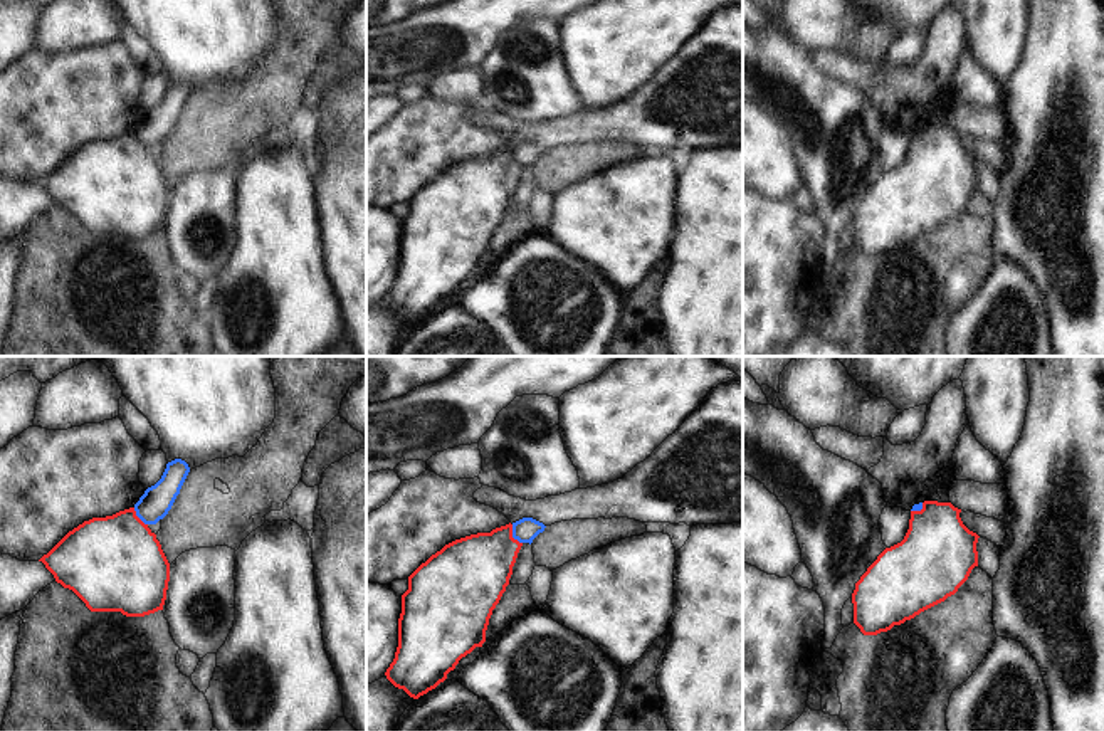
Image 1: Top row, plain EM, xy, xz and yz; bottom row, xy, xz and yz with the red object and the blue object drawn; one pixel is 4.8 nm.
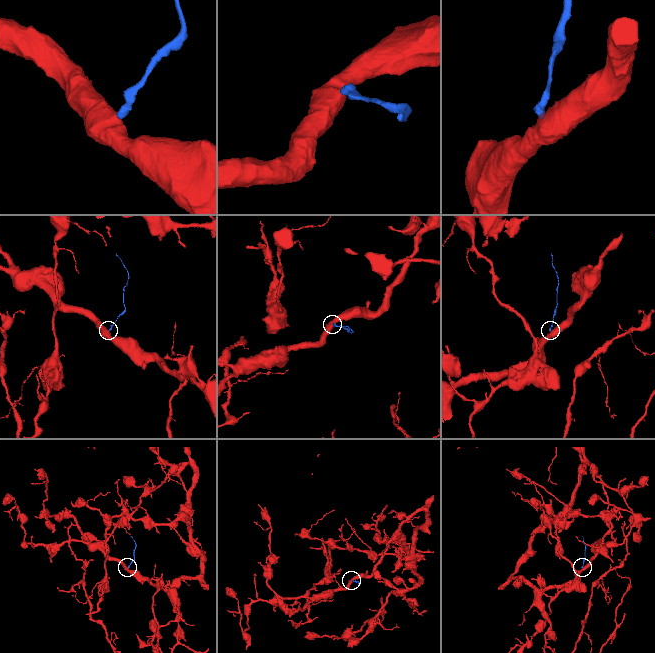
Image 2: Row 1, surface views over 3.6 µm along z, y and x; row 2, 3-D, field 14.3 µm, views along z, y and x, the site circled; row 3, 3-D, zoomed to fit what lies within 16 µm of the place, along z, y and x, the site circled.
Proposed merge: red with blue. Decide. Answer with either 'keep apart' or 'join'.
keep apart

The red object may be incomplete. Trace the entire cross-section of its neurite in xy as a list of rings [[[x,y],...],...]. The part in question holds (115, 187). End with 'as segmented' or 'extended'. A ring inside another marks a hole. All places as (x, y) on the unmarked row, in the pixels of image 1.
[[[134,131],[84,145],[39,185],[91,235],[145,240],[163,234],[170,187]]] | as segmented

